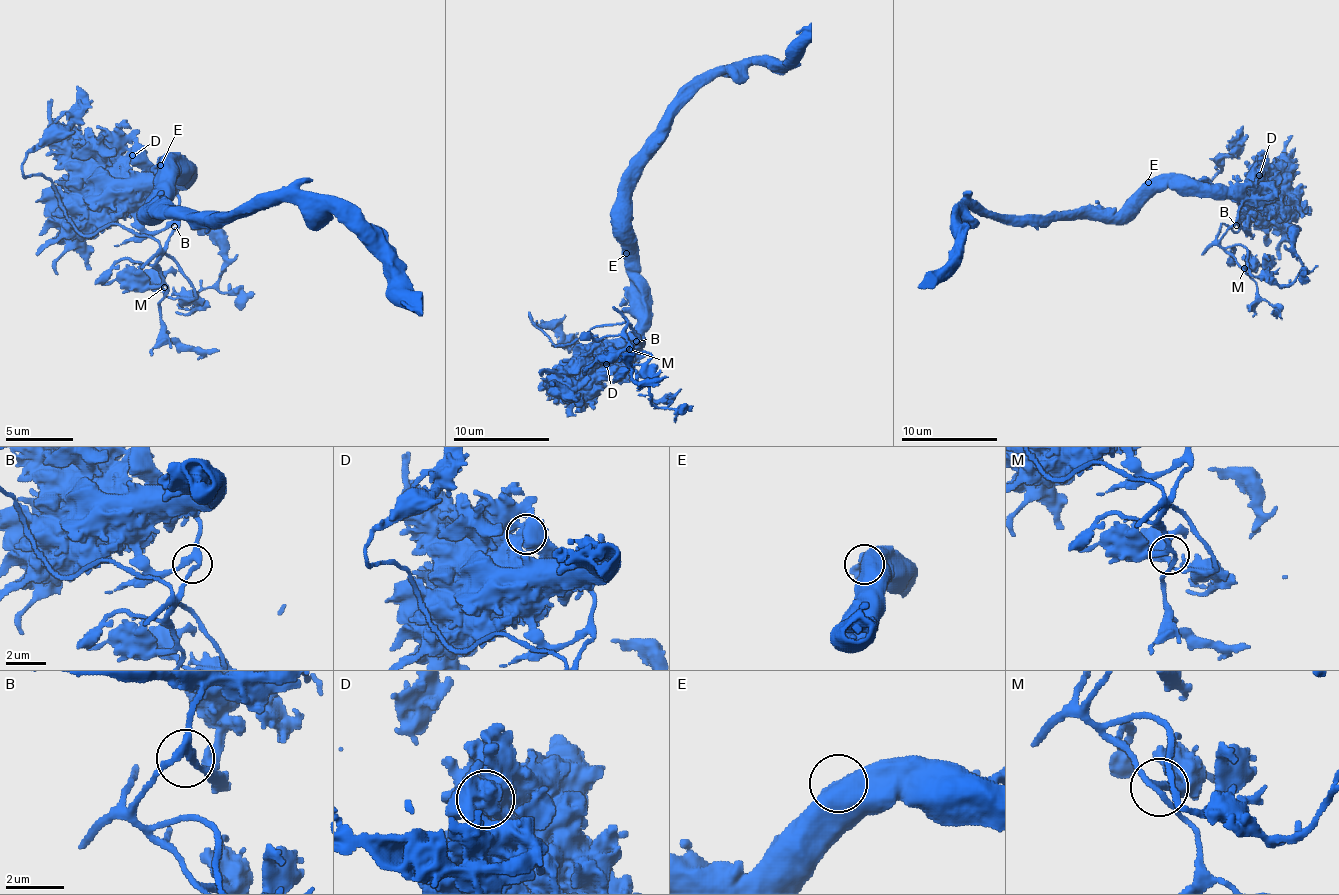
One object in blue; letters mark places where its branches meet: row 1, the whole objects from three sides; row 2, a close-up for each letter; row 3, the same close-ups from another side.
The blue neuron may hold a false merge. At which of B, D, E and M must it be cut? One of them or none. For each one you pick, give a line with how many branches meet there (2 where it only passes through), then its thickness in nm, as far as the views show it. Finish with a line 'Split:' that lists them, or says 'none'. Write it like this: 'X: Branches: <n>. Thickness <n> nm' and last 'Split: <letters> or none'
D: Branches: 2. Thickness 850 nm
Split: D

